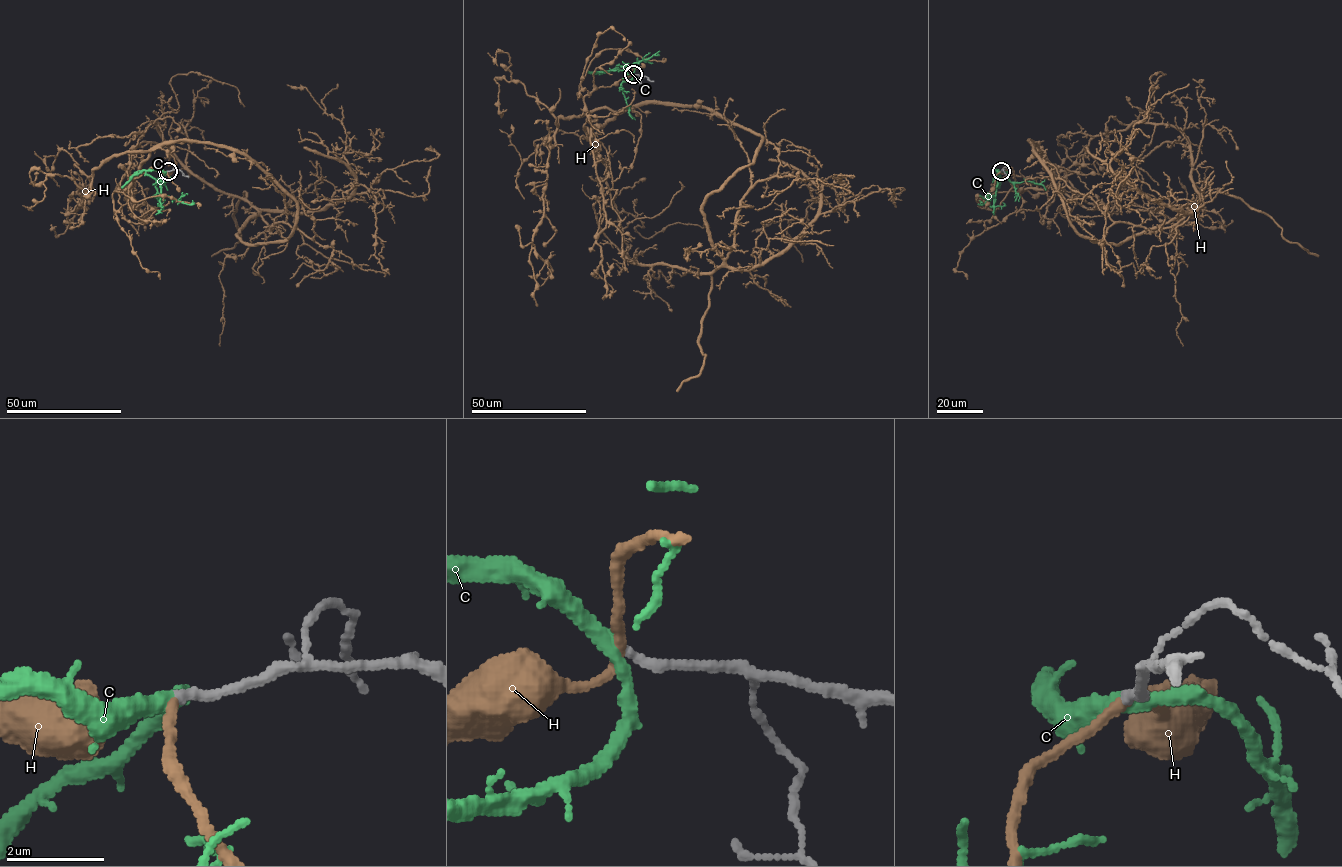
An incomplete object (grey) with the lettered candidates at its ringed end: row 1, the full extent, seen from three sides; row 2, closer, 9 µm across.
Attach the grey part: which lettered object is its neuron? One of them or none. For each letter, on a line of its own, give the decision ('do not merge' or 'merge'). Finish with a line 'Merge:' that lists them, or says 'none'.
C: merge
H: do not merge
Merge: C

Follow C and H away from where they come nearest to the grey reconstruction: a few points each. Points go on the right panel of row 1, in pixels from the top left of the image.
C: (1001, 171), (995, 170), (996, 196), (982, 204), (979, 200)
H: (1001, 171), (1047, 189), (1095, 136), (1172, 124), (1195, 211), (1151, 201), (1110, 161), (1189, 84)

